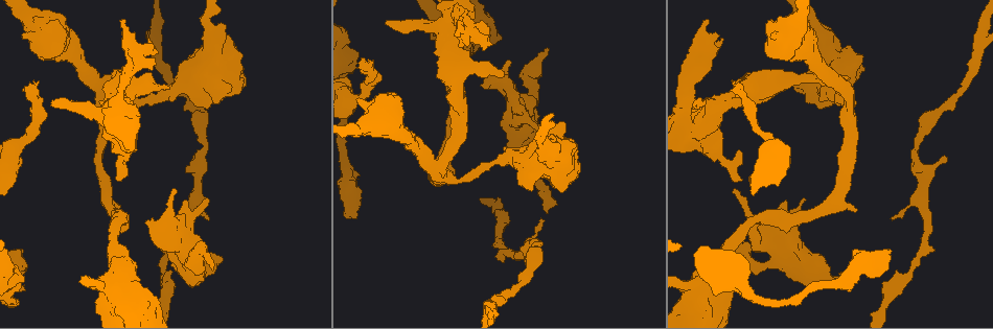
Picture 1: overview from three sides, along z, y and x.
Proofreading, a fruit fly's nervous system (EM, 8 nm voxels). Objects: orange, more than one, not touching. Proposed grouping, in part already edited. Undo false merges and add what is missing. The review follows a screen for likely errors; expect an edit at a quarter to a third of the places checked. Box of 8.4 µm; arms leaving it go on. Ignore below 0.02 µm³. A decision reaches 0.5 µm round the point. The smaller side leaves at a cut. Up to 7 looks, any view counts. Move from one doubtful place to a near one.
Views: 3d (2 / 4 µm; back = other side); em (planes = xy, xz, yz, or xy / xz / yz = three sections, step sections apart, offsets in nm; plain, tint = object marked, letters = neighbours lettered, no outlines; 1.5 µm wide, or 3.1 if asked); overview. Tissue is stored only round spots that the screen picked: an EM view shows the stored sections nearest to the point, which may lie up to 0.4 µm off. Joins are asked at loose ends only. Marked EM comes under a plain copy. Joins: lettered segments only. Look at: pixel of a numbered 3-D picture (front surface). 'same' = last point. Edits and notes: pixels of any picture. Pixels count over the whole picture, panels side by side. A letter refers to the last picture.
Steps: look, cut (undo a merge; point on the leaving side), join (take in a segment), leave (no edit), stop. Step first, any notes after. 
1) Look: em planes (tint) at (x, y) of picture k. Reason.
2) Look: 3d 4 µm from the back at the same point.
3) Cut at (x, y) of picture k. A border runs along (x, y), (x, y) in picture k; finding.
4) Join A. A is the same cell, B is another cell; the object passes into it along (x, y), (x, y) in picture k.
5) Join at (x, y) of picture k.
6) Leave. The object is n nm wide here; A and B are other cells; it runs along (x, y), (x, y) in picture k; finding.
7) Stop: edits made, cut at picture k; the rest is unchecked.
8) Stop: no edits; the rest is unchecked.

Look: em planes (tint) at (810, 269) of picture 1. Branch point.

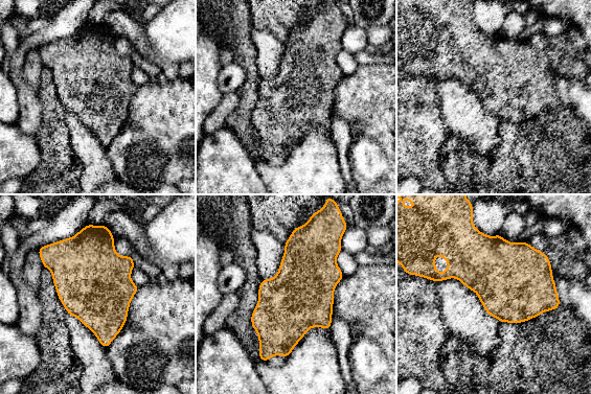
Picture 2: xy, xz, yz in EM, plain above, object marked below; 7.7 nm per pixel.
Look: em planes (letters) at the same point.

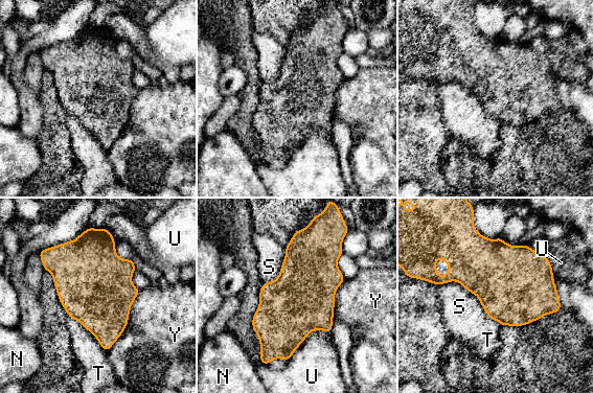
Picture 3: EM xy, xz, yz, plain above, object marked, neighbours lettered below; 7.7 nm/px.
Leave. N, S, T, U and Y are other cells; a border runs along (331, 332), (312, 330), (288, 361) in picture 3; one cell here.

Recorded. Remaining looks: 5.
Look: 3d 2 µm at (212, 270) of picture 1. Branch stops here.

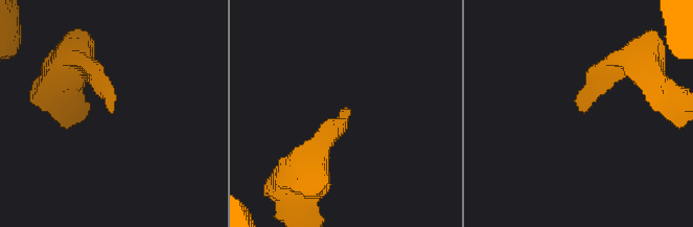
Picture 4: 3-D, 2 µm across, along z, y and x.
Look: em planes (tint) at (347, 110) of picture 4.

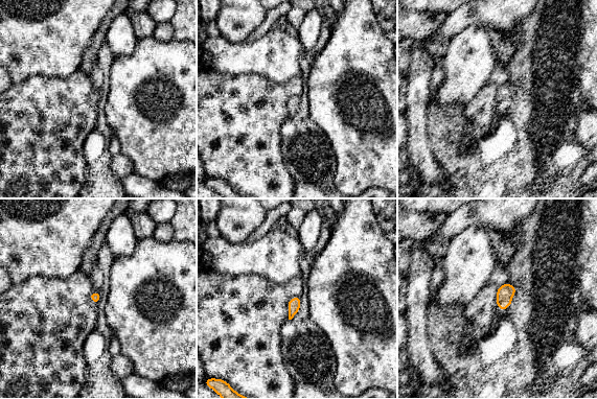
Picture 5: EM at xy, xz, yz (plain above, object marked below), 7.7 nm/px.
Look: em planes (letters) at the same point.

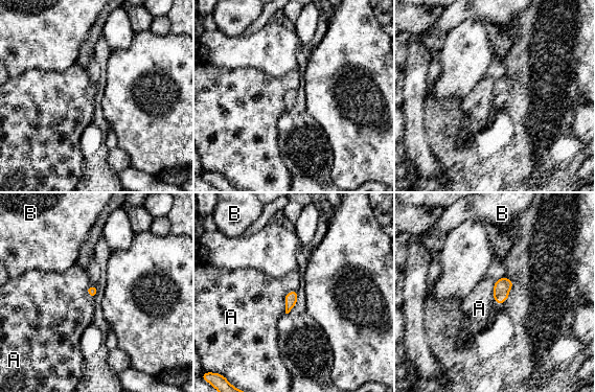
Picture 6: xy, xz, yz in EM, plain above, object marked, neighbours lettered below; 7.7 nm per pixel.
Leave. A and B are other cells; a border runs along (296, 290), (285, 295), (284, 313) in picture 6; none of them fits.

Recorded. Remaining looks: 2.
Stop: no edits; the rest is unchecked.

